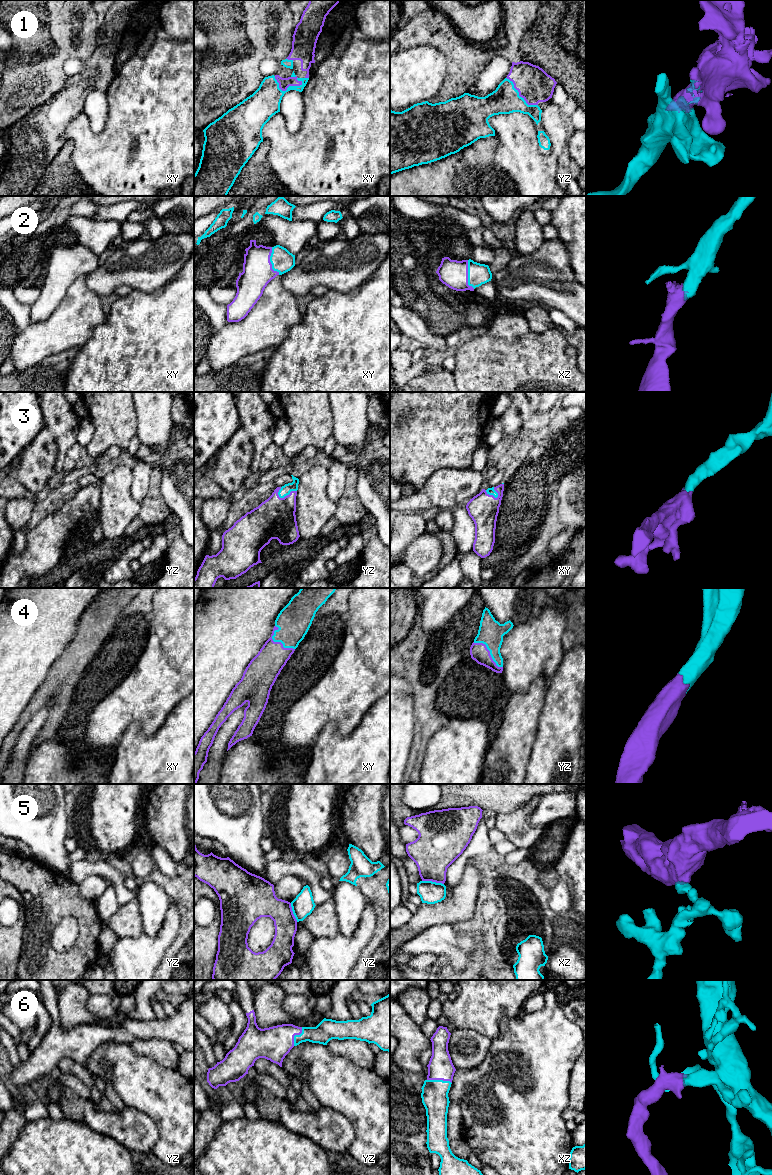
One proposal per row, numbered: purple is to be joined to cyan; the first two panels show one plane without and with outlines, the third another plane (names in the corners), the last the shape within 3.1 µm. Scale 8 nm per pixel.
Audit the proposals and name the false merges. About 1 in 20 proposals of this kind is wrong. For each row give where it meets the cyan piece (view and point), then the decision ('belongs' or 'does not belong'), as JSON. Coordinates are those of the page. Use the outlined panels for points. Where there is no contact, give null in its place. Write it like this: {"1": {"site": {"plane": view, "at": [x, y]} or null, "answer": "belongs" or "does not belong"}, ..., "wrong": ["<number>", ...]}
{"1": {"site": {"plane": "xy", "at": [286, 90]}, "answer": "belongs"}, "2": {"site": {"plane": "xy", "at": [270, 261]}, "answer": "belongs"}, "3": {"site": {"plane": "yz", "at": [286, 495]}, "answer": "belongs"}, "4": {"site": {"plane": "xy", "at": [276, 641]}, "answer": "belongs"}, "5": {"site": {"plane": "xz", "at": [433, 882]}, "answer": "does not belong"}, "6": {"site": {"plane": "xz", "at": [439, 1080]}, "answer": "belongs"}, "wrong": ["5"]}

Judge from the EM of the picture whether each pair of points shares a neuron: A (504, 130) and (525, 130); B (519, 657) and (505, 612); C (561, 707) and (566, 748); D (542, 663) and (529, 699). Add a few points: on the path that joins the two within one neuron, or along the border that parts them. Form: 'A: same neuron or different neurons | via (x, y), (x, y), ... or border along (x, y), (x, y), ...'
A: same neuron | via (509, 130), (520, 130)
B: different neurons | border along (534, 611), (523, 621), (514, 625)
C: same neuron | via (561, 717), (561, 738)
D: different neurons | border along (548, 680), (540, 676), (524, 692), (516, 692)

